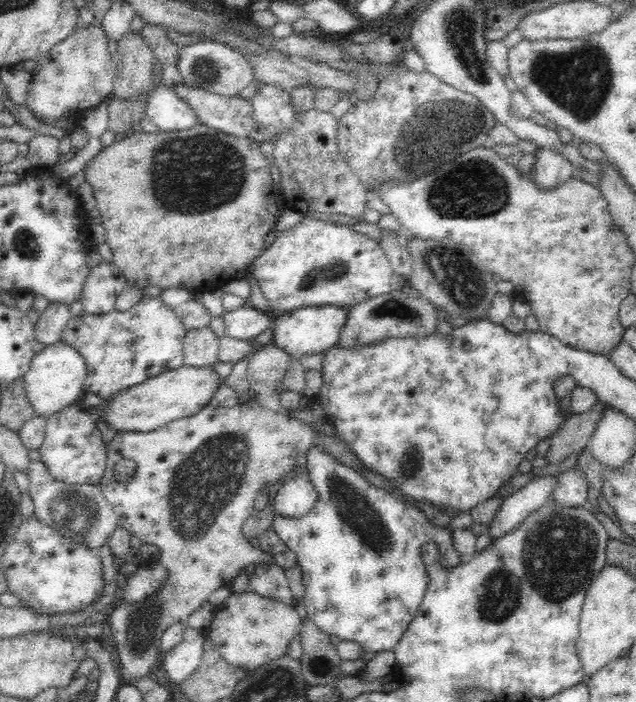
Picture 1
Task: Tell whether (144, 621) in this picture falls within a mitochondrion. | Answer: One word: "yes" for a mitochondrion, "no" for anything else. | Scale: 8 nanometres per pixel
yes

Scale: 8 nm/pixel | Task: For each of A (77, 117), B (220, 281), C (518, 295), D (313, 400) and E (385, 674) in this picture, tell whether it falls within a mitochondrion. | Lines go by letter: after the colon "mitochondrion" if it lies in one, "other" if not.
A: other
B: other
C: other
D: other
E: other

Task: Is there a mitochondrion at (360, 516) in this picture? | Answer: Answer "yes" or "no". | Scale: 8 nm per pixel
yes

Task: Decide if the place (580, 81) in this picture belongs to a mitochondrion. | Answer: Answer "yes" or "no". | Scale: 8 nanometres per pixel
yes

